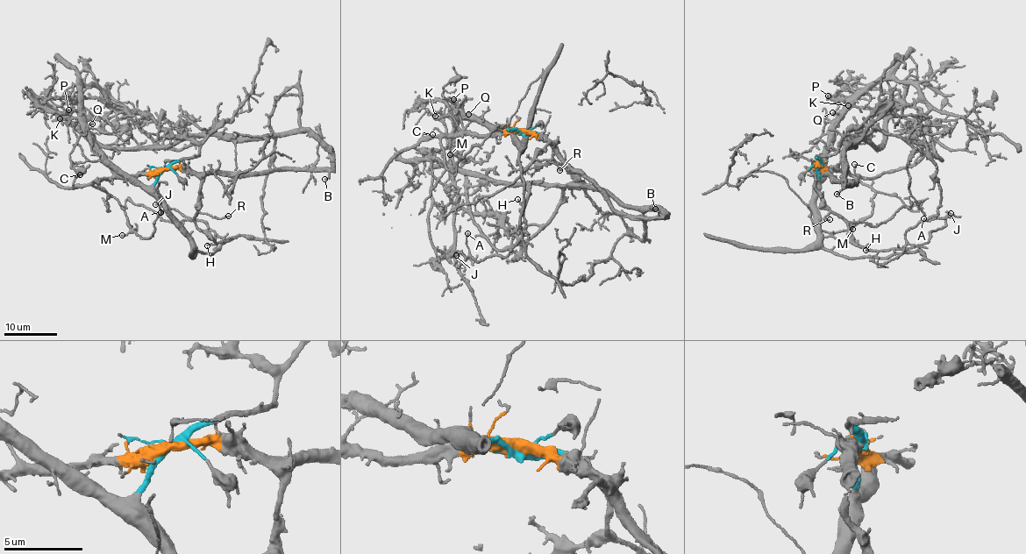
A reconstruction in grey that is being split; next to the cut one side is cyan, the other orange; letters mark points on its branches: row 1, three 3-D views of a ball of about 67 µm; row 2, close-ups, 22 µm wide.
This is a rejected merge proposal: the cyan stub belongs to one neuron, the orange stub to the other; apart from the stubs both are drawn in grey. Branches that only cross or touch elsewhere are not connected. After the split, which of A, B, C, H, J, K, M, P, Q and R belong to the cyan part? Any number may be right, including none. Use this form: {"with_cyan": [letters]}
{"with_cyan": ["K", "P", "Q"]}

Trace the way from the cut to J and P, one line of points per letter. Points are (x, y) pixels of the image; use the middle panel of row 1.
J: (521, 131), (551, 143), (520, 176), (529, 191), (523, 236), (507, 256), (479, 261), (455, 255)
P: (521, 131), (487, 126), (462, 114), (455, 120), (447, 102), (449, 98), (453, 99)

